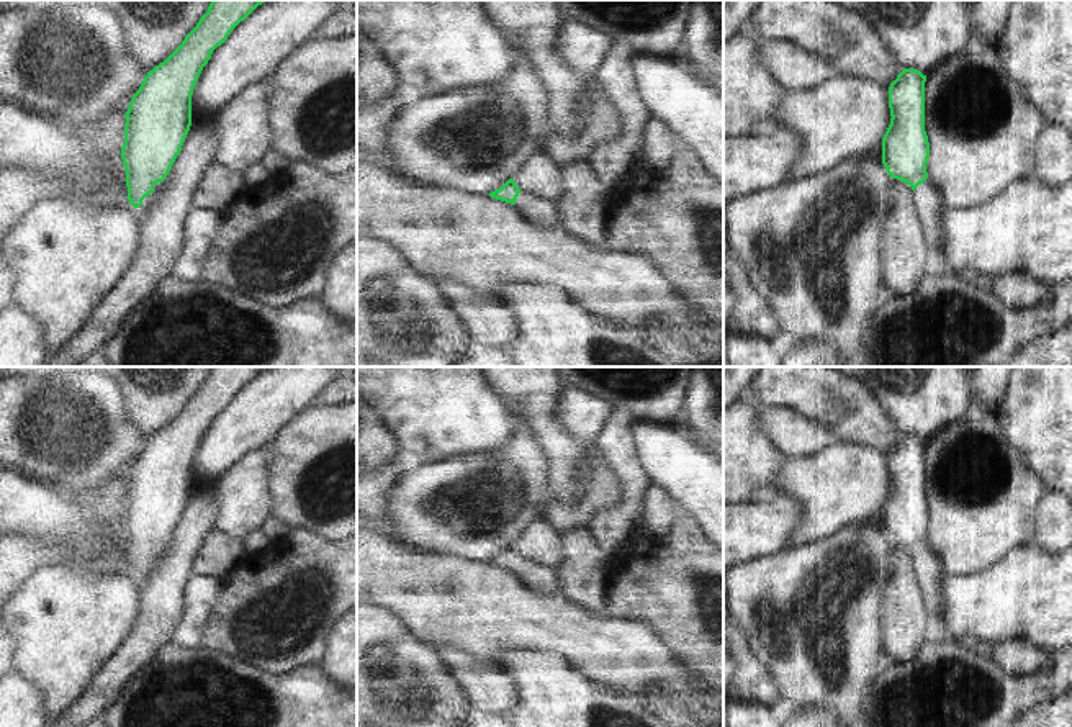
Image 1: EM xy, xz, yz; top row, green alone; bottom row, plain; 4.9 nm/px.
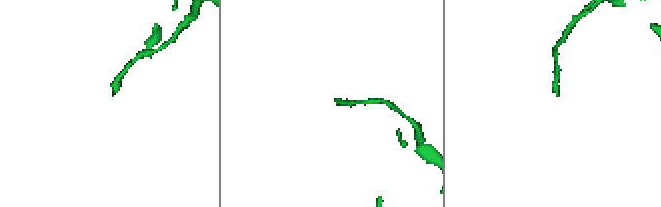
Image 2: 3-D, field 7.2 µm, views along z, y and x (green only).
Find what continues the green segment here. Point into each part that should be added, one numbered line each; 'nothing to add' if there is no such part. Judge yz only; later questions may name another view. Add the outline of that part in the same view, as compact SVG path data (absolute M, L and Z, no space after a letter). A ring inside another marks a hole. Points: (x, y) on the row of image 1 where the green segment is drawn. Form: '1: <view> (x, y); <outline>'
1: yz (928, 203); M928 178L915 188L913 200L921 228L925 231L925 239L931 247L938 242L938 216L946 208L946 205Z

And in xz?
1: xz (534, 208); M520 190L516 200L516 208L524 218L538 224L552 224L558 221L558 211L555 205L527 190Z

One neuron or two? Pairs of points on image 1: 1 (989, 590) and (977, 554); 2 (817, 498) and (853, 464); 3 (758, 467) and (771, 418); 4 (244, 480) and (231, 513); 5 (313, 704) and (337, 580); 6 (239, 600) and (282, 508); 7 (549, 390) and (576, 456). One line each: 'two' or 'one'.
1: two
2: one
3: two
4: one
5: two
6: two
7: one

